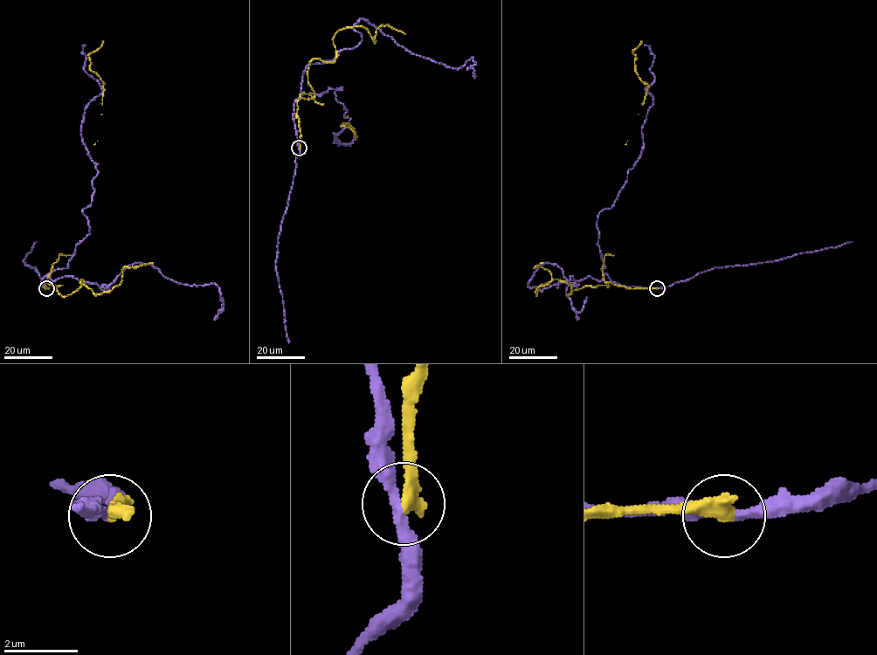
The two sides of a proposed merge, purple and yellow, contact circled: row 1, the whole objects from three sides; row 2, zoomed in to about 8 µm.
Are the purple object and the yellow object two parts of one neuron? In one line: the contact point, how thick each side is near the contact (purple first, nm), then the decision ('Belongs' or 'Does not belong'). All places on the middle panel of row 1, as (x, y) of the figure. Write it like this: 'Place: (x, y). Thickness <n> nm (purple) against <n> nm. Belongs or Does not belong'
Place: (299, 148). Thickness 280 nm (purple) against 440 nm. Does not belong

